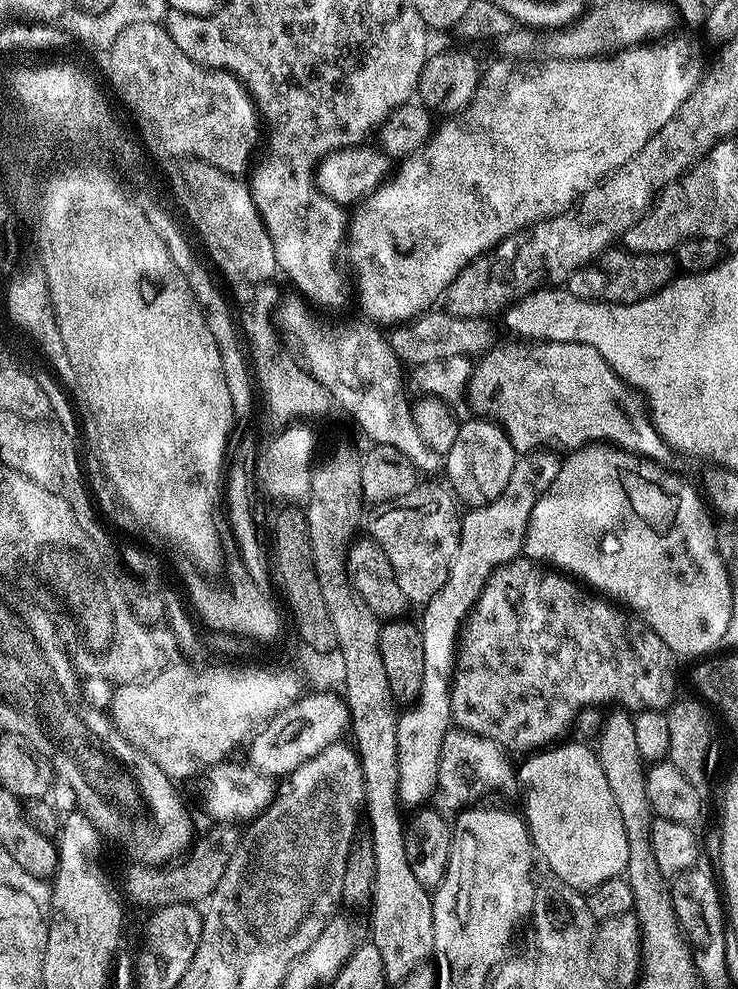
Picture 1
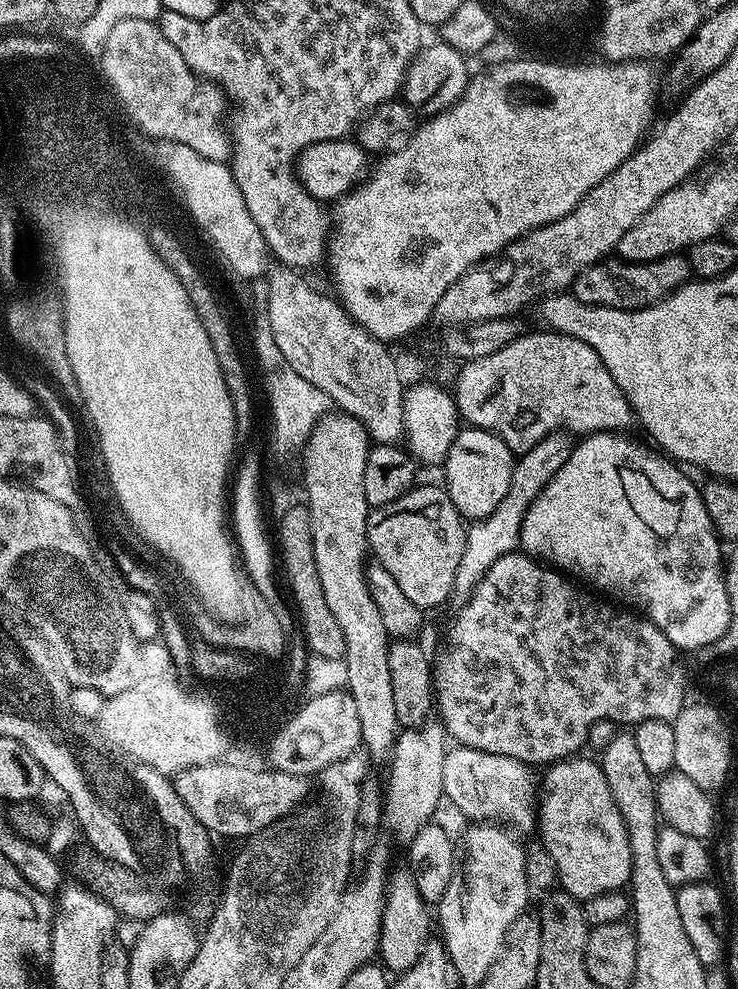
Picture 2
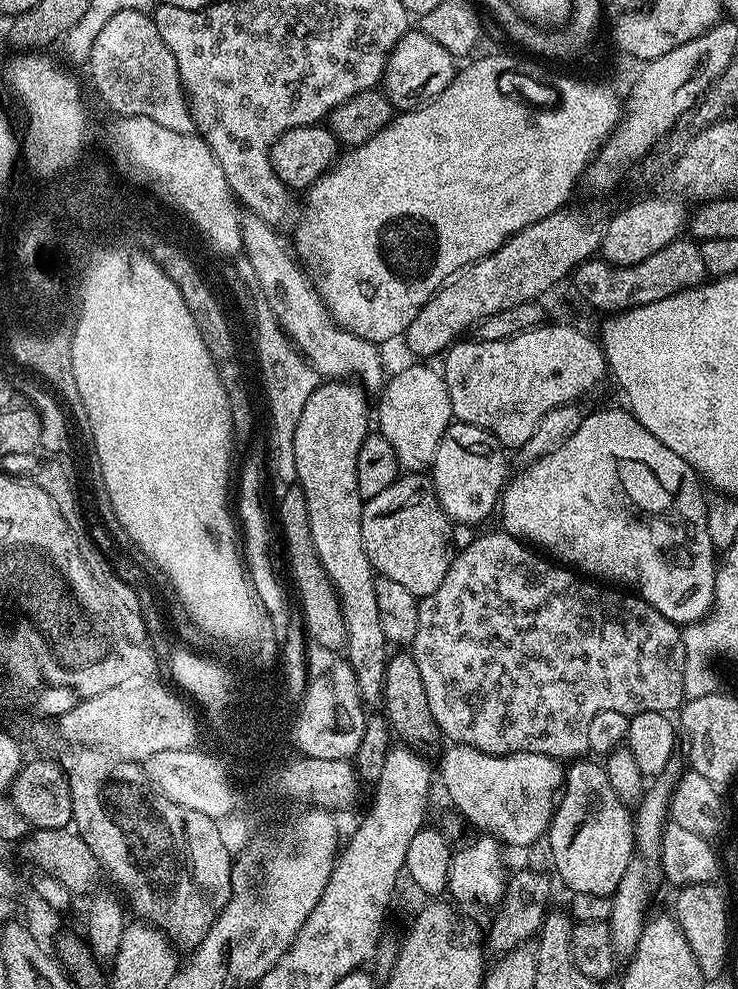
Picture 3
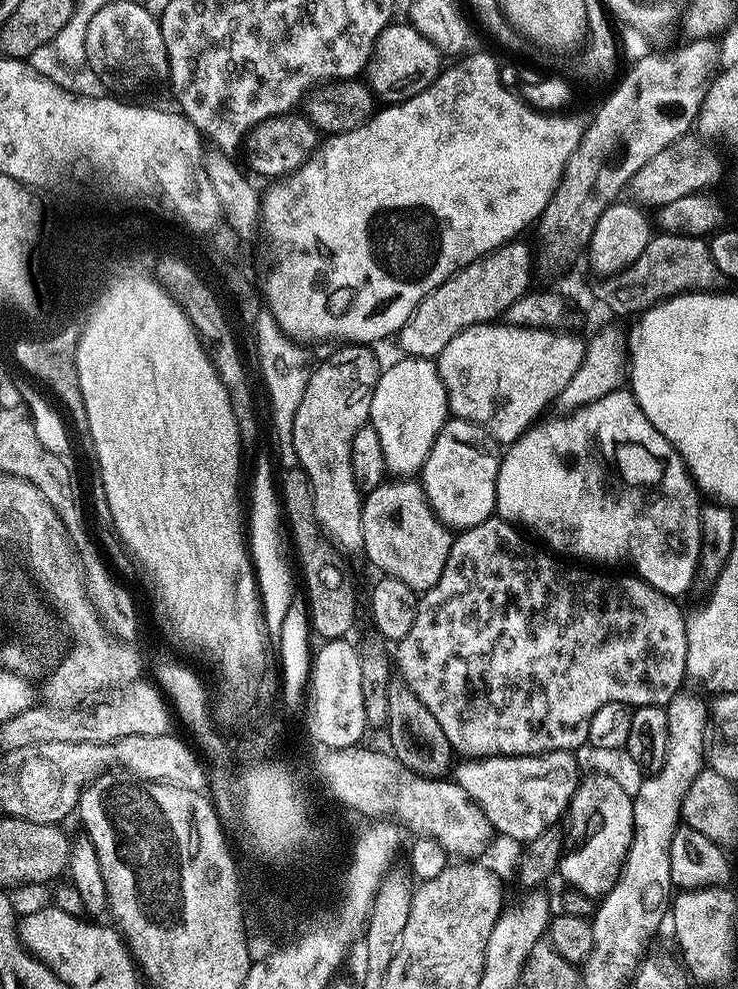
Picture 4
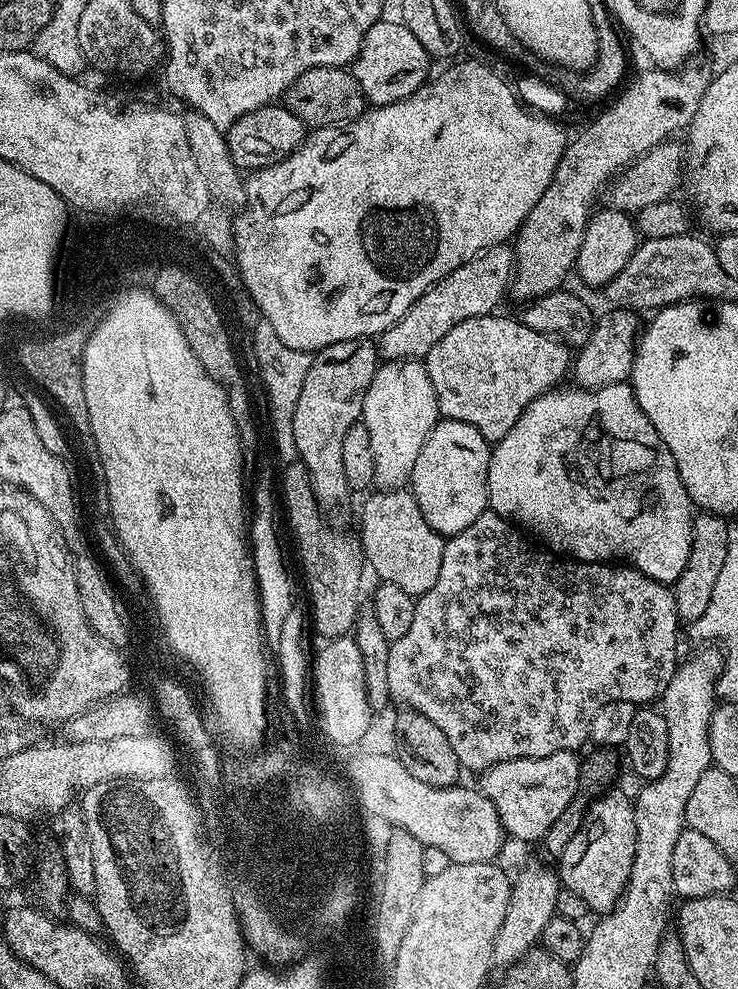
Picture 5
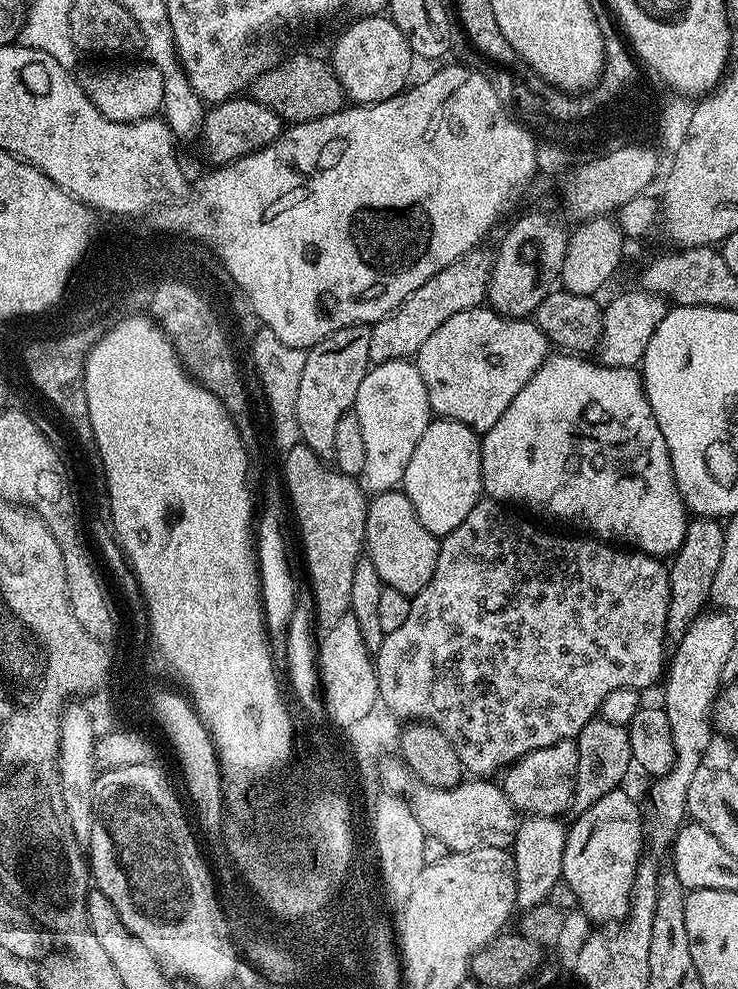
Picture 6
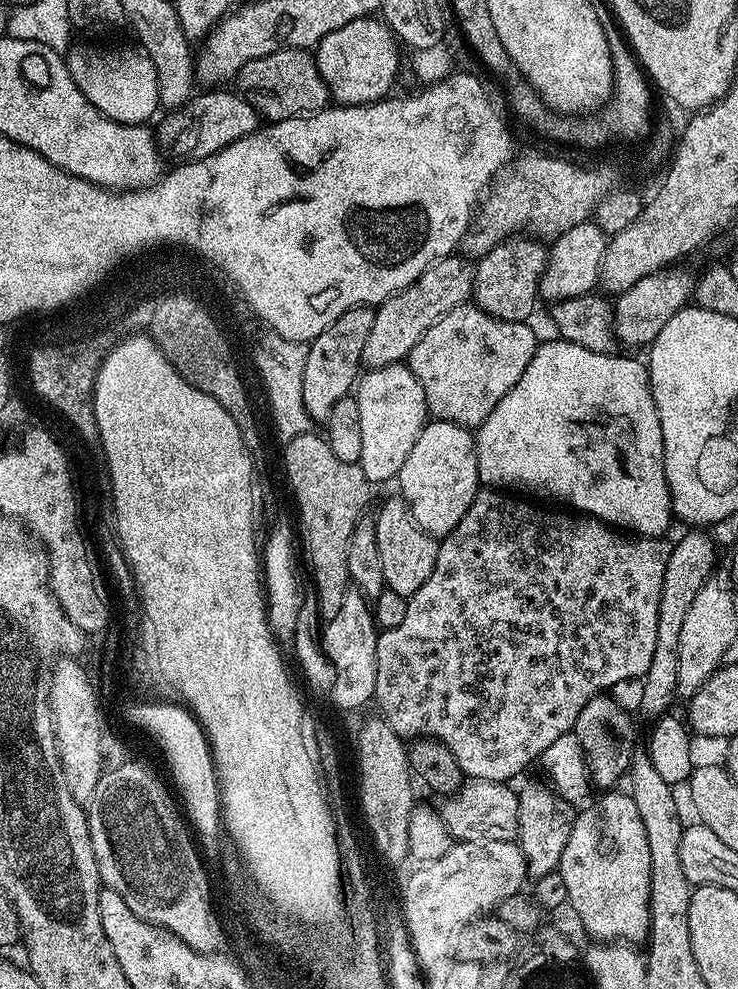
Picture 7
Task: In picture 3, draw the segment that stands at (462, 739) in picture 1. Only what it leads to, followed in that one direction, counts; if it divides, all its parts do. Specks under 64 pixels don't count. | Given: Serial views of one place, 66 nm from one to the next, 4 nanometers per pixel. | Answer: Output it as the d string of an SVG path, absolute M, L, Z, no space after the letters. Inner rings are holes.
M465 744L448 746L440 760L440 772L438 768L439 783L444 783L453 806L470 823L484 828L480 830L516 848L524 848L547 833L565 775L565 765L555 756L537 752L495 756Z

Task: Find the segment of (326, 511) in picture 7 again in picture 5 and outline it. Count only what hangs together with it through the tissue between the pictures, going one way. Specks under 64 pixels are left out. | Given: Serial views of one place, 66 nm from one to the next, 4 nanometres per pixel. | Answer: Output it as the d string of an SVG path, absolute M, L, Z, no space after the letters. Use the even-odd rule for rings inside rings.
M293 462L282 475L282 487L288 494L288 501L282 505L282 512L288 515L288 524L292 527L292 532L296 535L296 548L300 551L300 564L304 567L304 580L308 583L308 600L310 605L310 624L316 627L316 632L323 638L334 636L345 636L353 631L356 608L361 599L360 591L360 564L362 568L362 552L357 541L348 536L343 536L340 532L328 528L324 521L325 513L316 500L315 493L312 492L312 480L308 477L308 471L299 462Z

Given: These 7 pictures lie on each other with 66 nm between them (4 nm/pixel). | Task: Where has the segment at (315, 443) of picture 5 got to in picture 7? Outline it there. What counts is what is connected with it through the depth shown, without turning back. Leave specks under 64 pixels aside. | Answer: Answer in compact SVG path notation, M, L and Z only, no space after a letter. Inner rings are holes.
M361 306L346 310L342 318L338 318L318 338L308 344L306 354L306 370L302 374L302 402L308 411L309 421L326 422L330 418L330 410L334 410L334 405L343 396L349 395L358 383L358 377L362 372L362 350L366 346L366 338L370 338L370 326L374 326L376 308L372 306Z

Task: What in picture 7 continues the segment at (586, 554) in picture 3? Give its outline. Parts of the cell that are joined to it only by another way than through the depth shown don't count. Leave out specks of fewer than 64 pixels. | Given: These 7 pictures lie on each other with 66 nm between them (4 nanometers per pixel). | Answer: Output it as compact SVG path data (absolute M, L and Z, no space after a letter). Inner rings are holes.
M551 338L539 345L530 358L530 366L518 378L518 382L490 410L490 414L482 421L480 427L475 429L476 437L476 457L478 458L478 474L481 485L492 490L500 490L503 484L517 484L520 488L529 488L532 492L541 492L544 496L553 496L556 500L561 500L564 504L569 504L569 509L585 516L592 516L595 520L600 520L604 524L610 524L620 530L627 530L636 536L646 536L649 538L660 538L665 534L671 524L674 524L672 515L672 499L670 498L670 486L666 482L666 470L664 469L664 443L662 442L662 422L658 418L656 403L652 397L652 387L648 377L648 366L643 359L635 360L632 356L616 356L607 352L595 352L586 350L569 340Z

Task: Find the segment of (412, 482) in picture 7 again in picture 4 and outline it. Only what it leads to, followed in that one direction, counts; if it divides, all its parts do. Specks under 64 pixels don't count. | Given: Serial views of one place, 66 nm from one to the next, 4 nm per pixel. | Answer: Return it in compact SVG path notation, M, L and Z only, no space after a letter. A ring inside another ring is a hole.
M455 418L444 423L418 479L424 485L424 493L434 510L434 514L442 523L447 524L449 529L473 528L495 513L496 479L500 469L501 455L501 445L492 439L492 435L489 434L487 428L478 424L471 424L469 420Z

